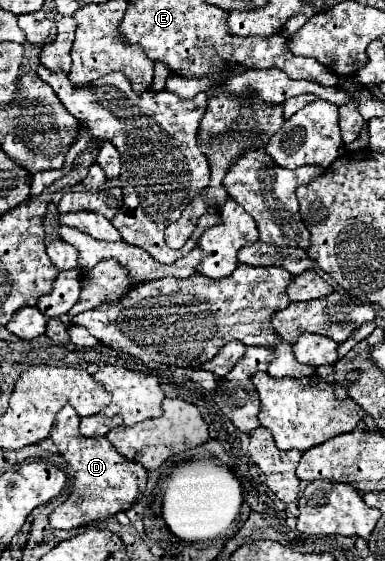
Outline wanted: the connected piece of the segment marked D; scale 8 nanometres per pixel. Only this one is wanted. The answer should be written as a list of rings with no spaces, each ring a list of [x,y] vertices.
[[[64,406],[56,414],[56,422],[50,434],[58,452],[70,464],[70,470],[74,470],[74,486],[70,496],[66,498],[66,502],[56,506],[48,516],[50,526],[60,530],[86,526],[90,522],[110,518],[116,512],[128,510],[140,496],[142,484],[146,484],[146,470],[142,464],[118,454],[118,450],[114,450],[114,446],[104,436],[84,438],[78,432],[78,424],[80,416],[72,410],[72,406]]]

